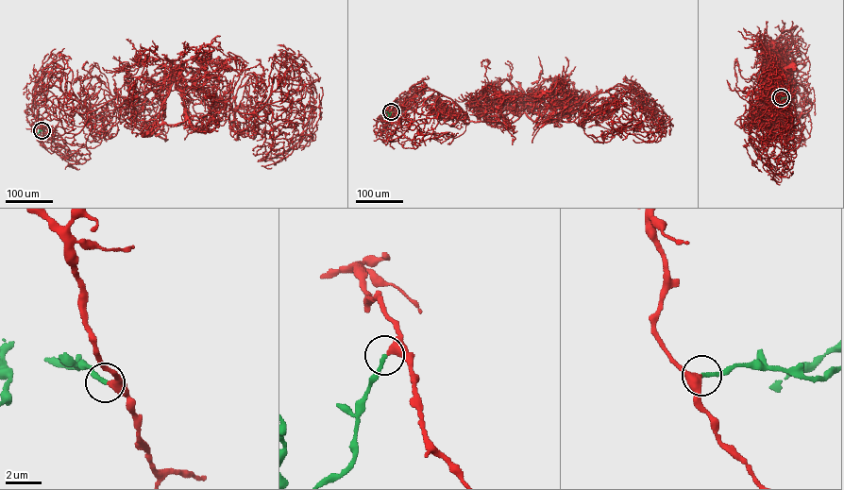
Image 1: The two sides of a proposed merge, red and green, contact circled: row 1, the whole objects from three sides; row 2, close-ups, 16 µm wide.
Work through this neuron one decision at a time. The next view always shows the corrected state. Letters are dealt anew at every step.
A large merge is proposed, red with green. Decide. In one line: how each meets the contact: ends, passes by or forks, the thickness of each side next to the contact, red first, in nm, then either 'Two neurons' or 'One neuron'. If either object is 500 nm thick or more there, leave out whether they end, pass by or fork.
At the ring red passes by. At the ring green ends. Thickness 320 nm (red) against 240 nm. One neuron

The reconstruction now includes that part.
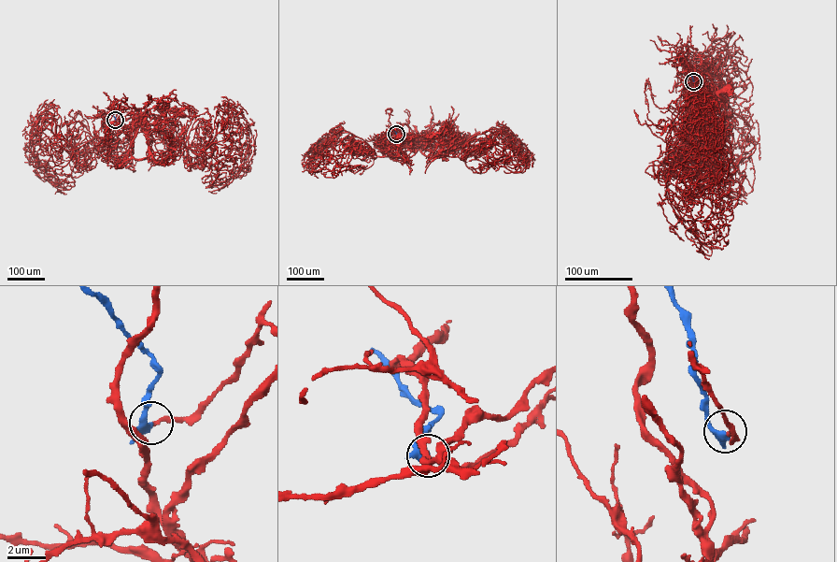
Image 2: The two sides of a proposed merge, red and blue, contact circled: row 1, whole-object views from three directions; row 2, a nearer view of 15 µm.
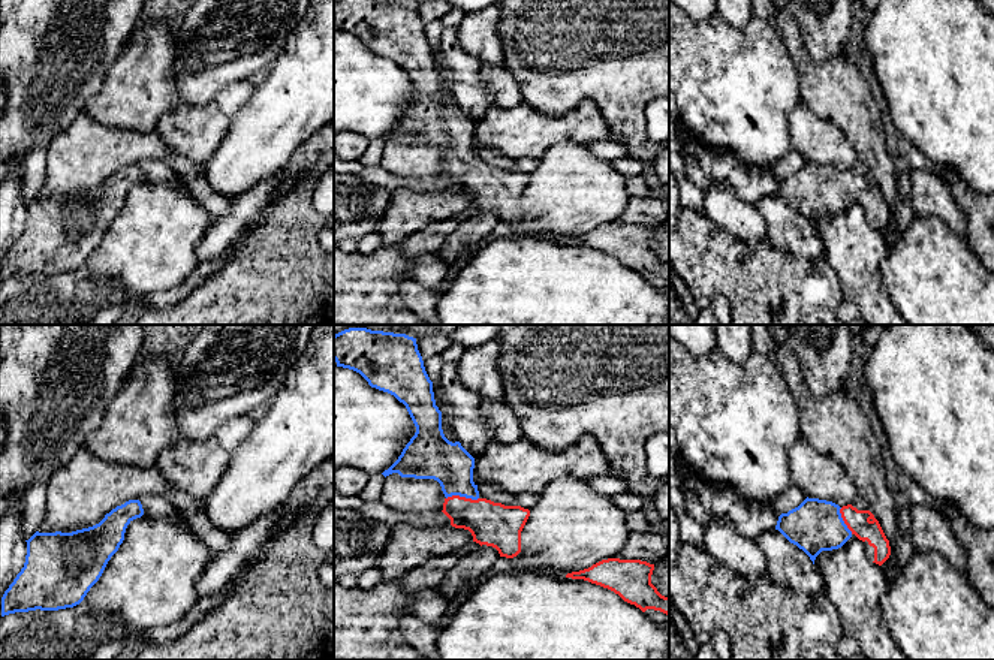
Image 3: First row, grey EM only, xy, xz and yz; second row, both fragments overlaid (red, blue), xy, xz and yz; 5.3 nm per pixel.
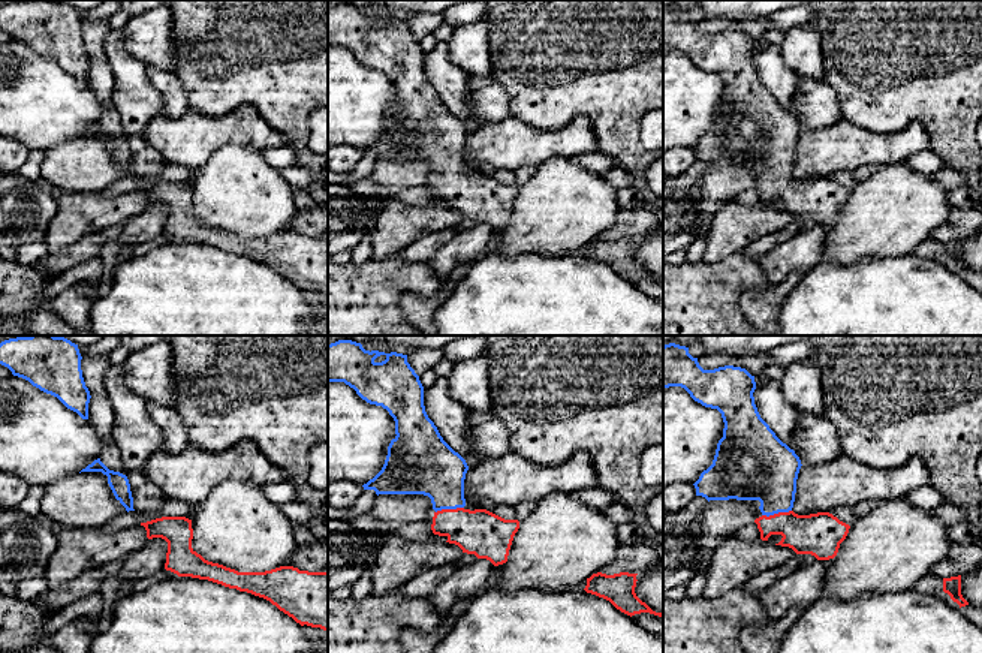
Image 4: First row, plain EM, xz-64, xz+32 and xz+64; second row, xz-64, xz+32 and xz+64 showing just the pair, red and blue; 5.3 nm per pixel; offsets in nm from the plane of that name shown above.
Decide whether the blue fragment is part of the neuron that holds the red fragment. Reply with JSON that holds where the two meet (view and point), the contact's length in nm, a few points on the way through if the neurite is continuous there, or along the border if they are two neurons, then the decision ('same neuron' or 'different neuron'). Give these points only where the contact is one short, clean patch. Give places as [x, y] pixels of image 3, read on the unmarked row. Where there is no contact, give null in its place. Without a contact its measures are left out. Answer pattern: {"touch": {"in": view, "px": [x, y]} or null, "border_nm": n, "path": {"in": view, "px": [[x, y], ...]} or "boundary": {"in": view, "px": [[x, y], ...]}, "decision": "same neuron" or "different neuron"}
{"touch": {"in": "xz", "px": [461, 162]}, "border_nm": 180, "path": {"in": "xz", "px": [[493, 189], [482, 183], [461, 162], [455, 141], [437, 123]]}, "decision": "same neuron"}

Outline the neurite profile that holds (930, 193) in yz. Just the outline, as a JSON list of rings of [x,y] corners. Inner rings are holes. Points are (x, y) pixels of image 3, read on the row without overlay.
[[[910,169],[912,208],[919,217],[936,217],[957,235],[967,238],[967,219],[957,207],[949,186],[940,175]]]

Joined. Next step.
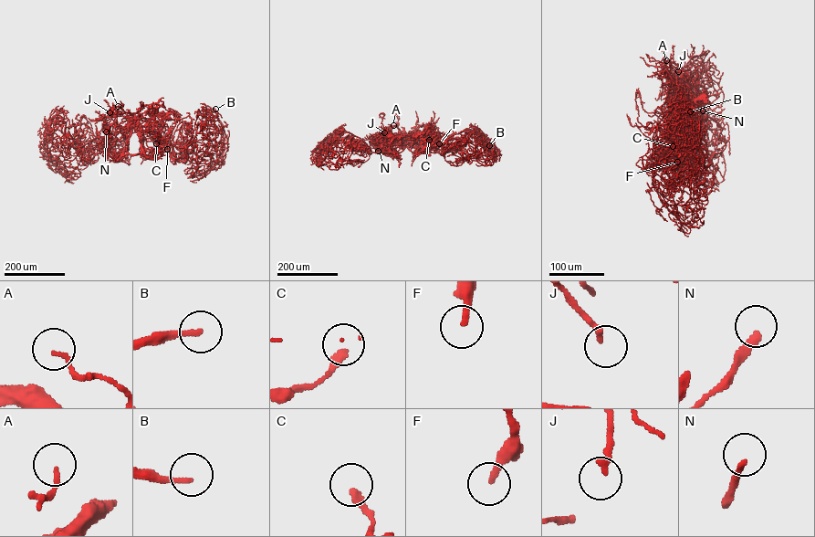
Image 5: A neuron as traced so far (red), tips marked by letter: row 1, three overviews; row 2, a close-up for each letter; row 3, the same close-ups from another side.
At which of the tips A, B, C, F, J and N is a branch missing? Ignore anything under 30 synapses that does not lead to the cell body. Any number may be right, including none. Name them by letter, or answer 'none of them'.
F

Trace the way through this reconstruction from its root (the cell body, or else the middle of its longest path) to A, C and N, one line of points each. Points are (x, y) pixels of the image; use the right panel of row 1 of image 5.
A: (705, 98), (695, 101), (700, 107), (694, 95), (695, 105), (690, 89), (672, 77), (666, 60)
C: (705, 98), (700, 107), (694, 95), (695, 105), (690, 90), (704, 124), (696, 139), (673, 146)
N: (705, 98), (700, 107), (694, 95), (695, 105), (690, 90), (702, 122), (703, 110)

